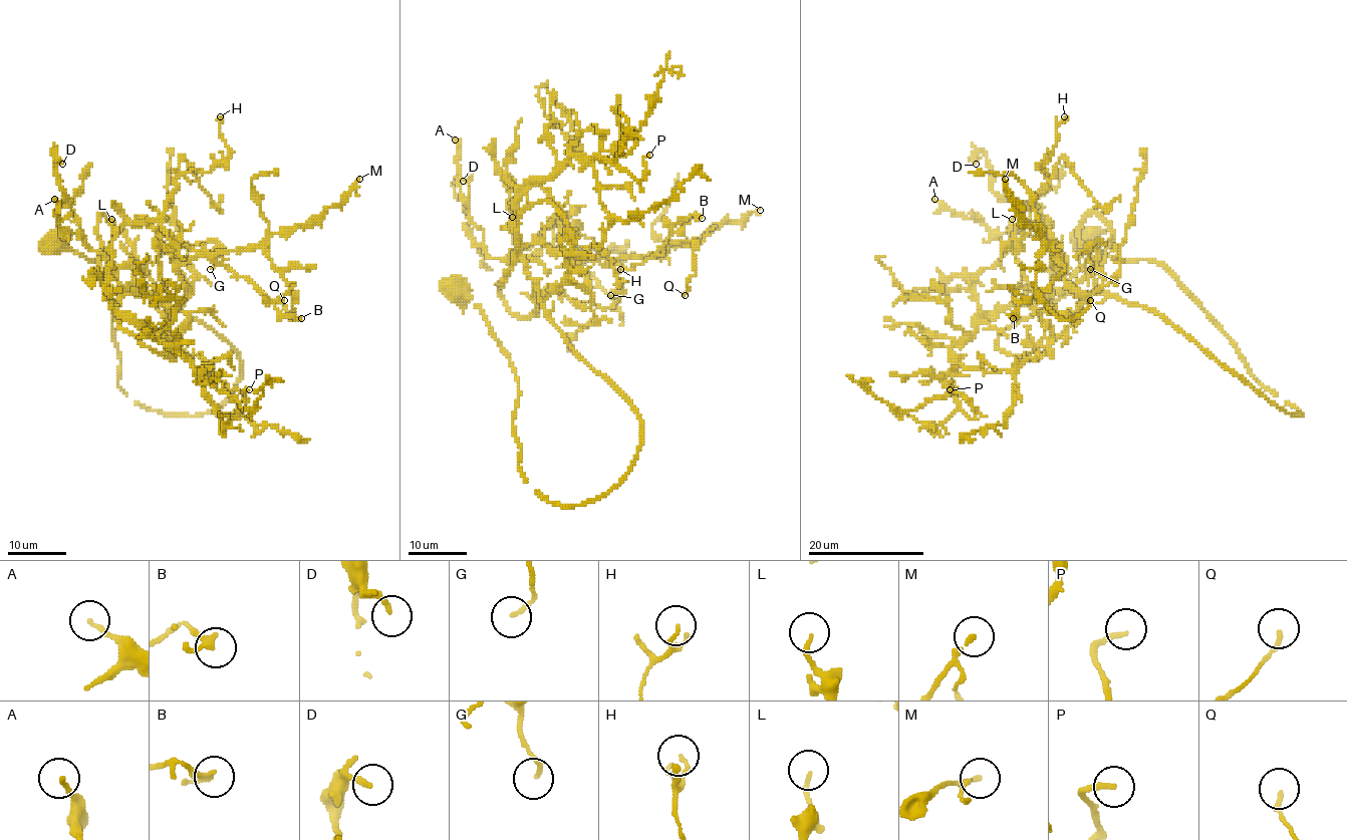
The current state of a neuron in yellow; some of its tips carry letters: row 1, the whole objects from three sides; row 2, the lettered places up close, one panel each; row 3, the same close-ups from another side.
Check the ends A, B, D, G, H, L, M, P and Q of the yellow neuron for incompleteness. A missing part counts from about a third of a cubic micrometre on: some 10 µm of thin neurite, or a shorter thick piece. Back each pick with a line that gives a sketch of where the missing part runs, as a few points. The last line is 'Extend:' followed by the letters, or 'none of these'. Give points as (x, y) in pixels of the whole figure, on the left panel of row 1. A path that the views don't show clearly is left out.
Extend: P

